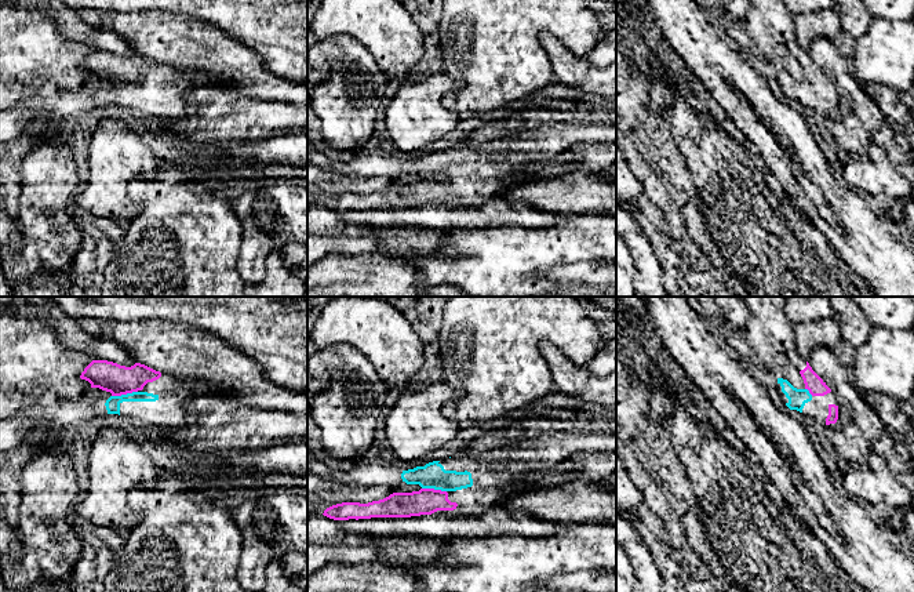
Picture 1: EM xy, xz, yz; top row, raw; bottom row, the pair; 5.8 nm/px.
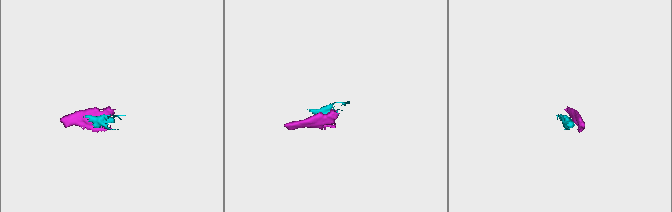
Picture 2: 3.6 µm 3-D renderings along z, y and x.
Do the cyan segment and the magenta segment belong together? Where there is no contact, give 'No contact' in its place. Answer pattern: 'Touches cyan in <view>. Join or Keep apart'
Touches cyan in xy. Join

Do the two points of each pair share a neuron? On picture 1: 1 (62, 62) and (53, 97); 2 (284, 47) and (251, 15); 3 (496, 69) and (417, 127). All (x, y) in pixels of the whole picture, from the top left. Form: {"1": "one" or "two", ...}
{"1": "one", "2": "one", "3": "two"}

